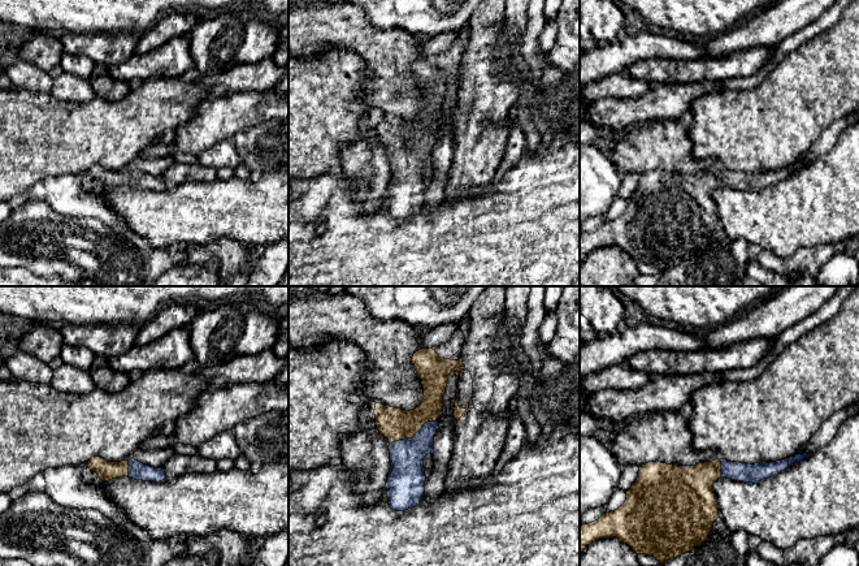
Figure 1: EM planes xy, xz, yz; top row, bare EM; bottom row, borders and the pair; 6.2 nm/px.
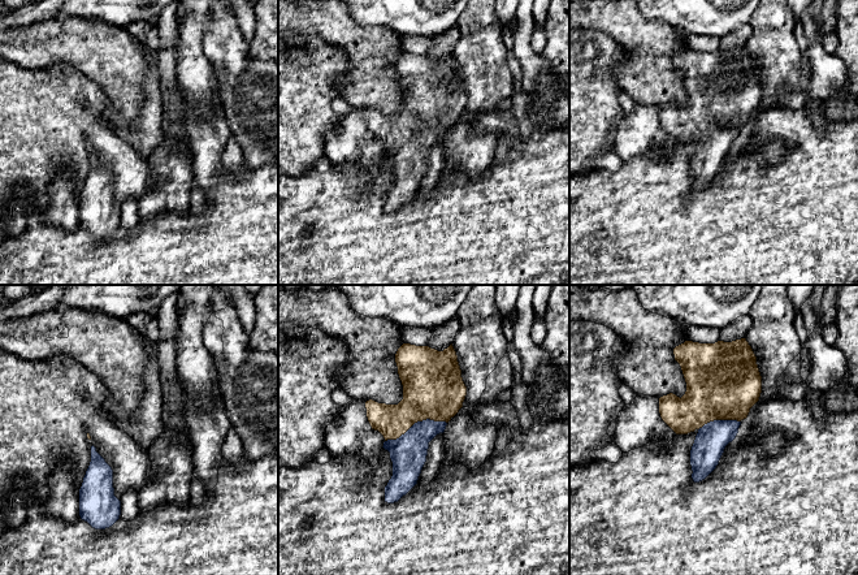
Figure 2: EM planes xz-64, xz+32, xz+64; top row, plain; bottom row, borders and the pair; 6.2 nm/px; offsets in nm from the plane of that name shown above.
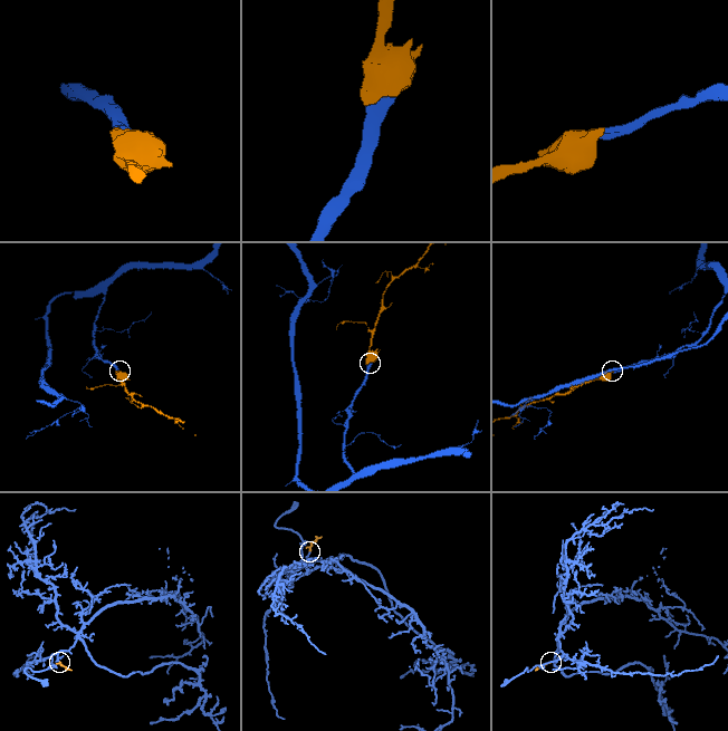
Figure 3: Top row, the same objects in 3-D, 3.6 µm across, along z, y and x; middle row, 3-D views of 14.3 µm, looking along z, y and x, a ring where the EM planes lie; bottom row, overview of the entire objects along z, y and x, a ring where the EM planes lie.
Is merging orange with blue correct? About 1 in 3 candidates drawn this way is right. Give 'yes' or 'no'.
yes

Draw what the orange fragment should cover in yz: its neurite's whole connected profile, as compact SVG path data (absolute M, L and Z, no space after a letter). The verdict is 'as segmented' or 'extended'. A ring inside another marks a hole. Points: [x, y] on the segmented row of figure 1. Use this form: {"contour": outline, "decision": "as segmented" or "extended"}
{"contour": "M803 453L776 462L755 465L719 458L695 466L648 462L639 467L635 483L626 492L626 500L617 510L603 514L595 522L580 526L580 548L585 549L599 539L616 537L637 554L652 556L663 565L708 539L713 522L720 517L713 493L713 483L717 479L728 478L755 483L772 478L808 457L810 454Z", "decision": "extended"}

